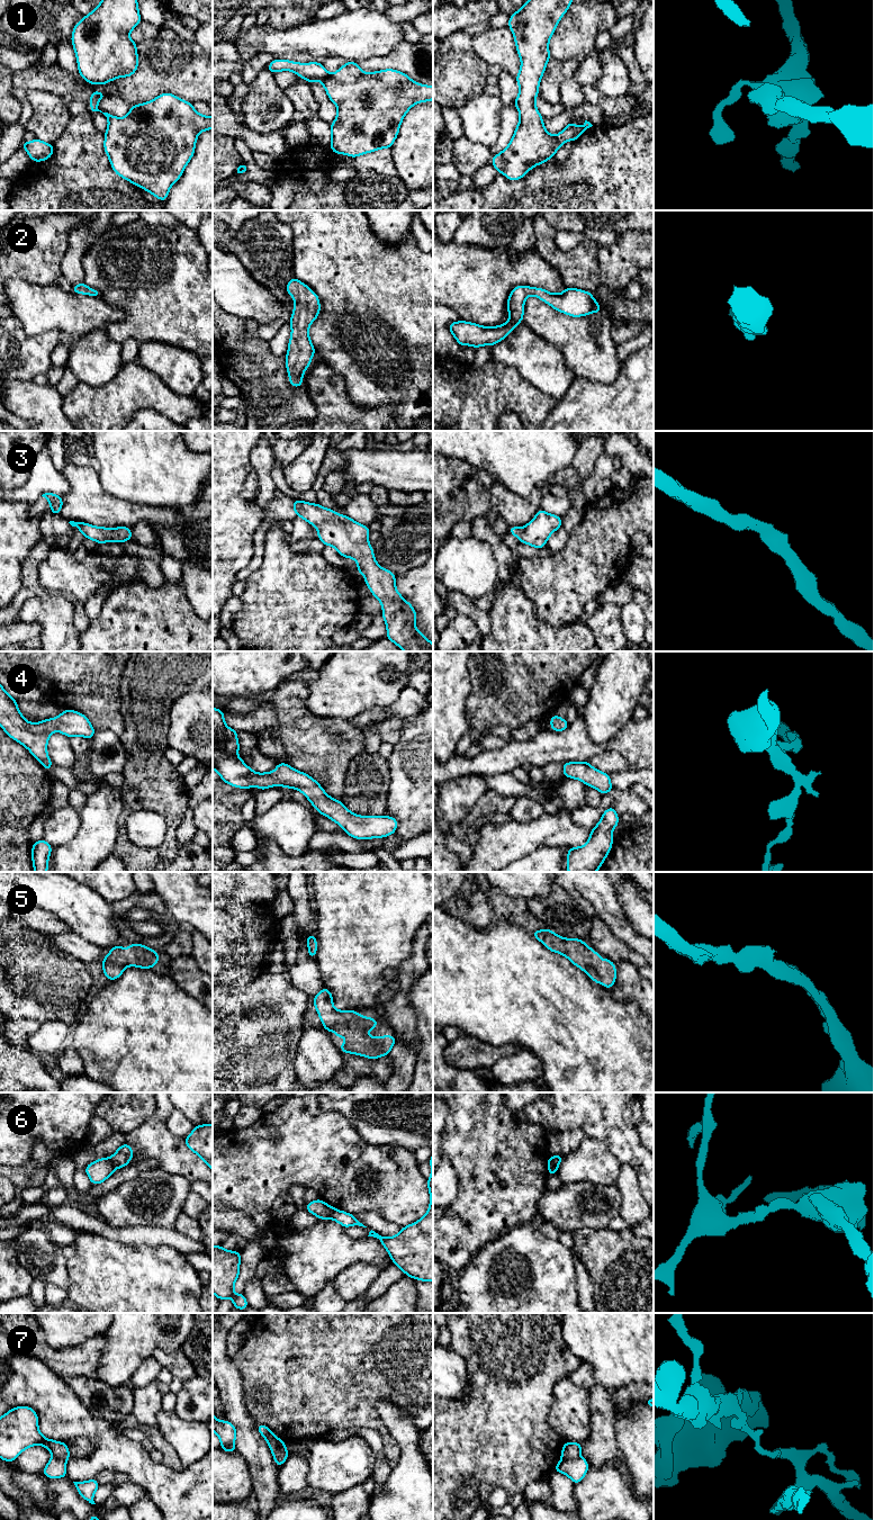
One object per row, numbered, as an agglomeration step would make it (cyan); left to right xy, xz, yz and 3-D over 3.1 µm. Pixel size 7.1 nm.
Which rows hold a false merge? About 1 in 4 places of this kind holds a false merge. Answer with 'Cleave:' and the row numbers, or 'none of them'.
Cleave: 6, 7

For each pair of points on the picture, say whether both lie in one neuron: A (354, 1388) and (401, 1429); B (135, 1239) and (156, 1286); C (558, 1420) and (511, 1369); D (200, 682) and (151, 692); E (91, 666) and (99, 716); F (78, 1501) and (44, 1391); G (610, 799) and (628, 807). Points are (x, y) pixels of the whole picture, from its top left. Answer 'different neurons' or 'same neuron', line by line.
A: different neurons
B: different neurons
C: different neurons
D: same neuron
E: same neuron
F: different neurons
G: same neuron

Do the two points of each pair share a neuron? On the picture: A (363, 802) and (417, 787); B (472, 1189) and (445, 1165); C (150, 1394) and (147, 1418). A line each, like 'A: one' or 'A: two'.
A: two
B: two
C: one

